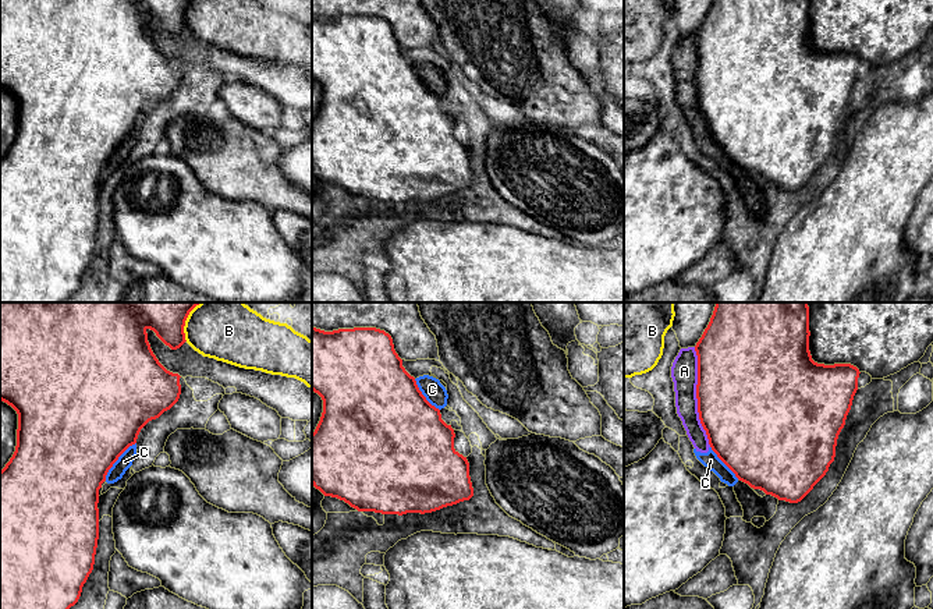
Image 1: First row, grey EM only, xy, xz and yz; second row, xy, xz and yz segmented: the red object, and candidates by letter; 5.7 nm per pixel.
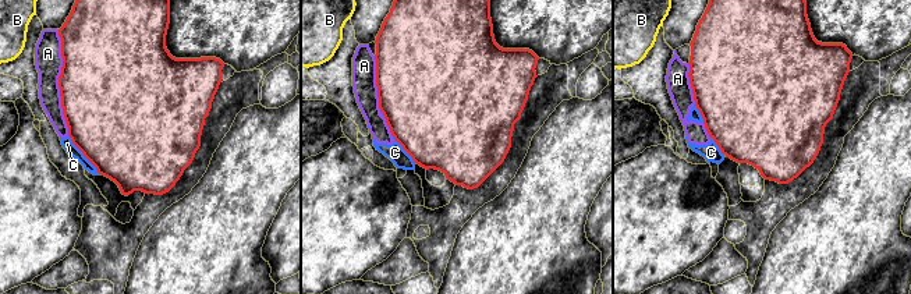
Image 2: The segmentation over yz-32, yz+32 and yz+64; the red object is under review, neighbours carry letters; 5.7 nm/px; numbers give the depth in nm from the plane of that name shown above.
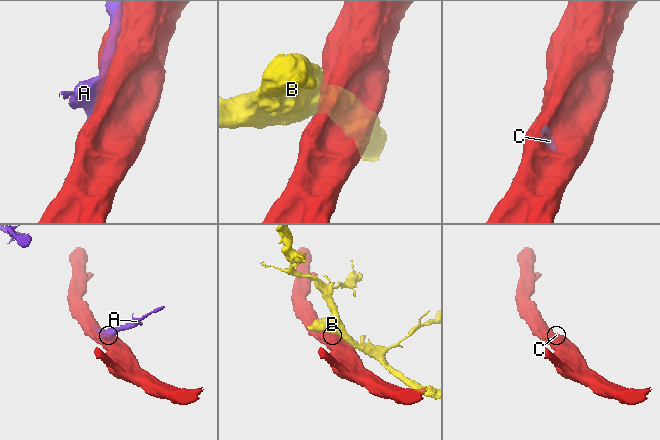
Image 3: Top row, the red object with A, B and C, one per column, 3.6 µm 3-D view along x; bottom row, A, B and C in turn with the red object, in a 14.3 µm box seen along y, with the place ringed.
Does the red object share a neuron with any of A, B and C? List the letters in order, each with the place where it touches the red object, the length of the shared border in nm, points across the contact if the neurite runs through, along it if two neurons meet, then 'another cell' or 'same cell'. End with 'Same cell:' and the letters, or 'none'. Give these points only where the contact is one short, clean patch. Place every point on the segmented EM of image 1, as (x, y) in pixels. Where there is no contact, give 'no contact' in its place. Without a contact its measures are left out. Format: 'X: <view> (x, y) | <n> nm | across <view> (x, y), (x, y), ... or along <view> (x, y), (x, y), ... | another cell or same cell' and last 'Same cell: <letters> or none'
A: yz (696, 397) | 600 nm | another cell
B: xy (185, 319) | 240 nm | another cell
C: xy (117, 459) | 280 nm | along xy (135, 442), (119, 457), (105, 480) | another cell
Same cell: none

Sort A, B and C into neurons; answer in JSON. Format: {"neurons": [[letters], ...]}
{"neurons": [["A", "C"], ["B"]]}

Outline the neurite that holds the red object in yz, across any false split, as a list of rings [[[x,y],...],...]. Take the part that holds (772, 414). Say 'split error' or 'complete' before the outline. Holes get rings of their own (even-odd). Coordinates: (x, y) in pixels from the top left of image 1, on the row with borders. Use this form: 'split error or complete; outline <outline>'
complete; outline [[[716,302],[710,322],[695,346],[698,413],[712,450],[739,481],[790,503],[801,502],[834,461],[837,439],[861,373],[851,364],[815,362],[809,336],[808,302]]]

